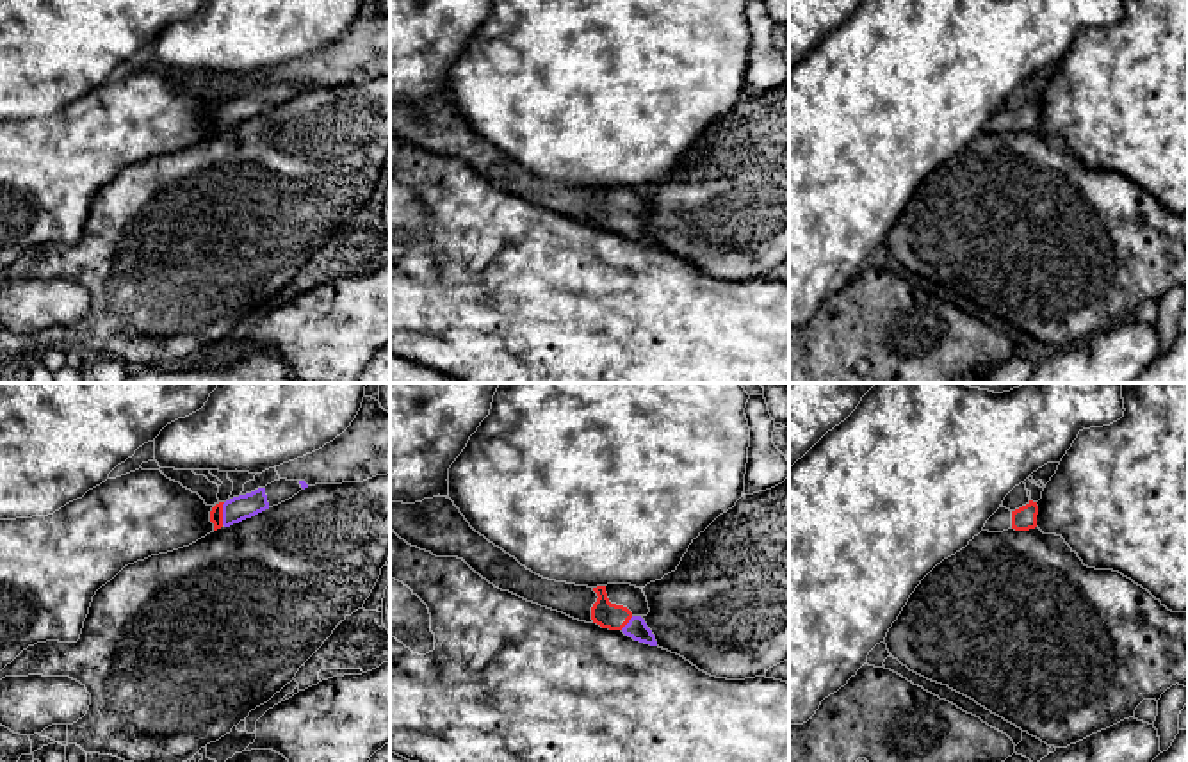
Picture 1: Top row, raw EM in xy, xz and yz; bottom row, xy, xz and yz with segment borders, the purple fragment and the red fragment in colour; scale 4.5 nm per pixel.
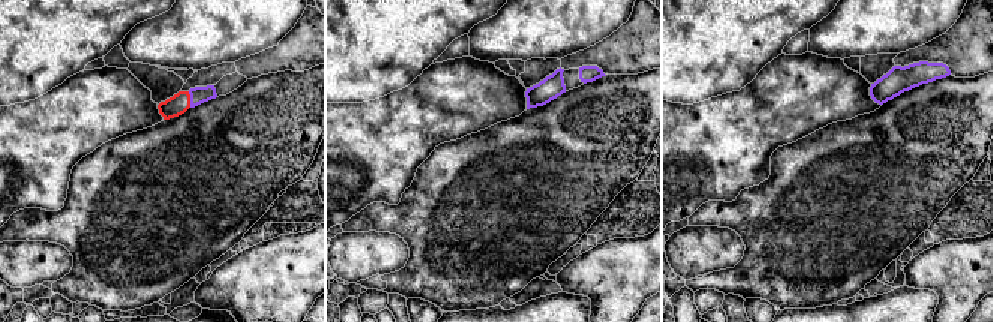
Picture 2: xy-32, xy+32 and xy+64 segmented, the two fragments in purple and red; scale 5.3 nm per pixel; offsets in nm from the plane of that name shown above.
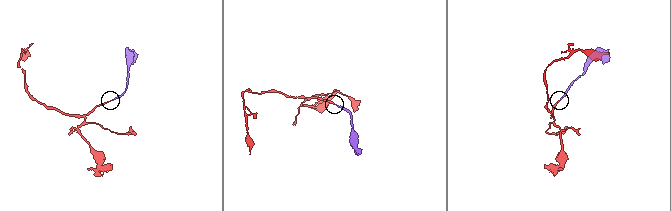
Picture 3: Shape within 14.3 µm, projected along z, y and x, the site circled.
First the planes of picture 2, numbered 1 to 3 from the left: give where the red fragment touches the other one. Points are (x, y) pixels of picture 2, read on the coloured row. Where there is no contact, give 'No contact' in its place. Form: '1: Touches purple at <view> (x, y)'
1: Touches purple at xy-32 (191, 99)
2: No contact
3: No contact

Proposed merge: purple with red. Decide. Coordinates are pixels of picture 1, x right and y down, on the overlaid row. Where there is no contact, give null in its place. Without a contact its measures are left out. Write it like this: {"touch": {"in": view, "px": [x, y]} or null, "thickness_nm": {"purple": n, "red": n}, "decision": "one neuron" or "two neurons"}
{"touch": {"in": "xy", "px": [223, 513]}, "thickness_nm": {"purple": 120, "red": 60}, "decision": "one neuron"}

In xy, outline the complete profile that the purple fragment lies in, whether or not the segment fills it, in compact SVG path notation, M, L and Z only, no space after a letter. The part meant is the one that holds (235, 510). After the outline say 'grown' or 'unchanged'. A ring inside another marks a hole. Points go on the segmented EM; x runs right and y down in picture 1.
M258 488L251 493L216 504L210 511L210 522L214 523L214 531L217 531L223 525L230 527L265 509L269 509L265 488Z | grown

